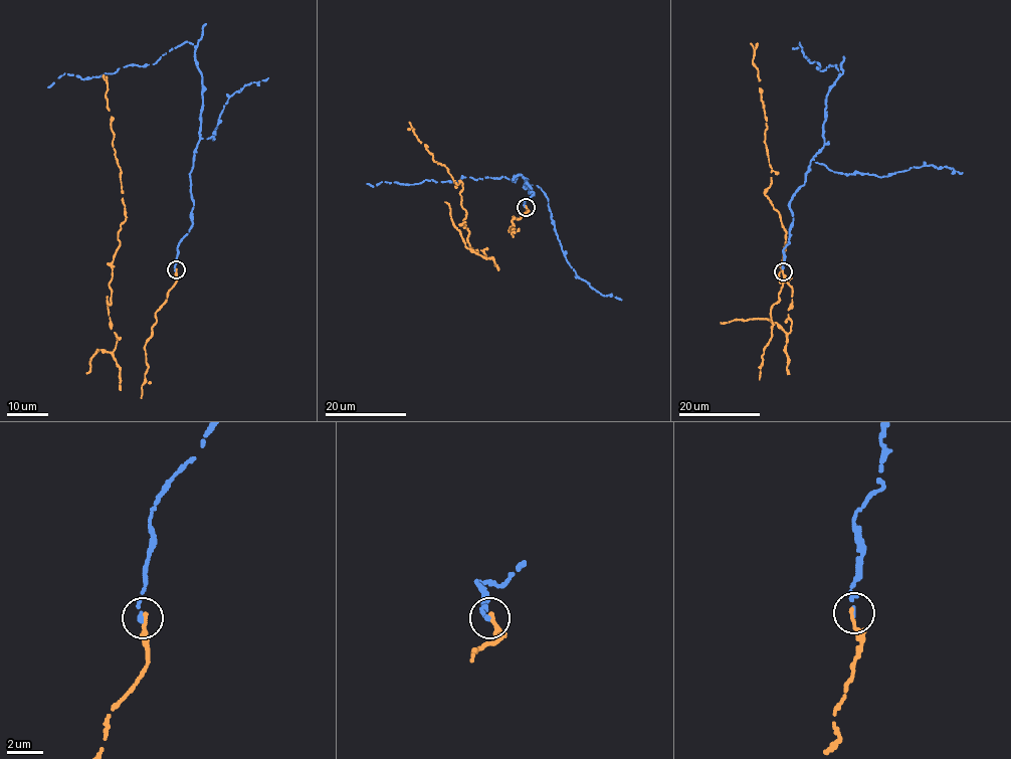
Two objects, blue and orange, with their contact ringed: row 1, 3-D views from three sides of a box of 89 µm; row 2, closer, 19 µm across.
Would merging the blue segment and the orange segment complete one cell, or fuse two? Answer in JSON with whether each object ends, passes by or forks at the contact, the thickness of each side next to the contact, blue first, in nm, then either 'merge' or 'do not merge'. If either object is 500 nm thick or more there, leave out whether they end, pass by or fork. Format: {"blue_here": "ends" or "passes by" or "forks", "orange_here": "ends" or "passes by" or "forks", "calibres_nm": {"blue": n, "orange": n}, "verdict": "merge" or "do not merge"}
{"blue_here": "ends", "orange_here": "ends", "calibres_nm": {"blue": 240, "orange": 240}, "verdict": "merge"}

